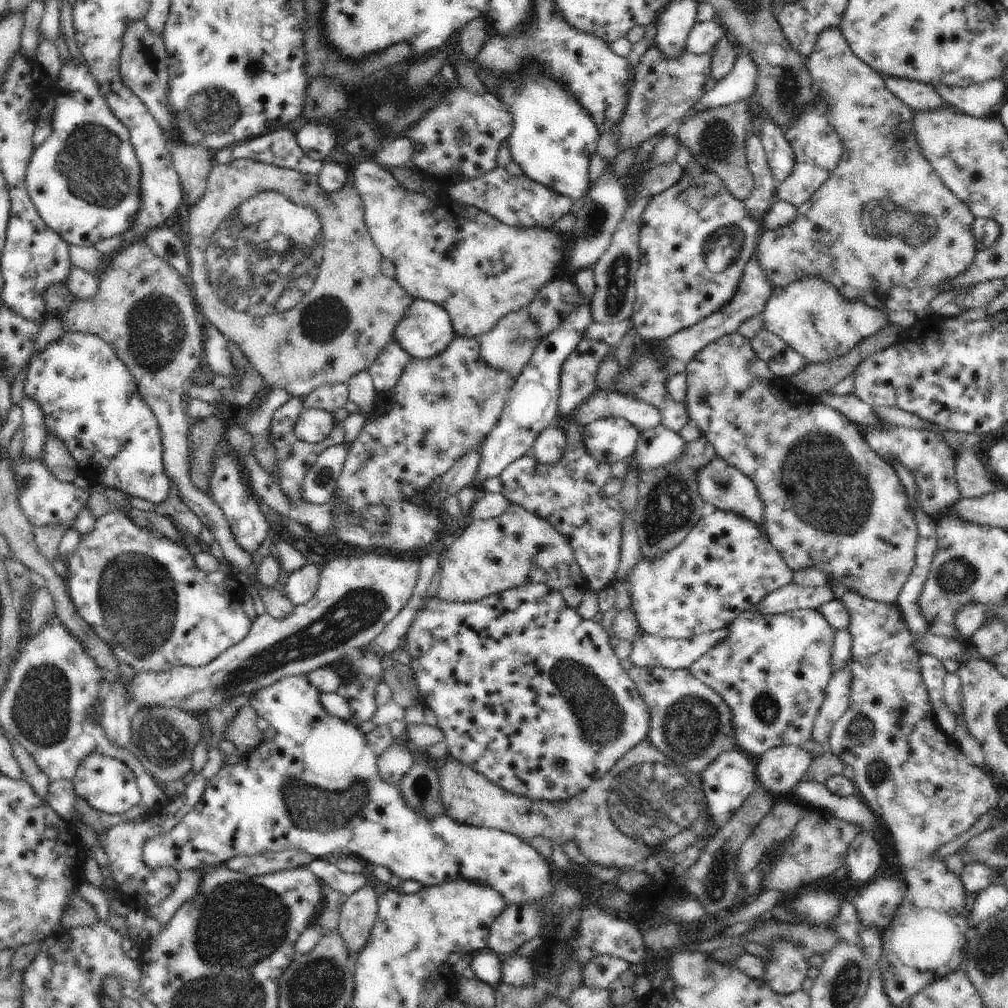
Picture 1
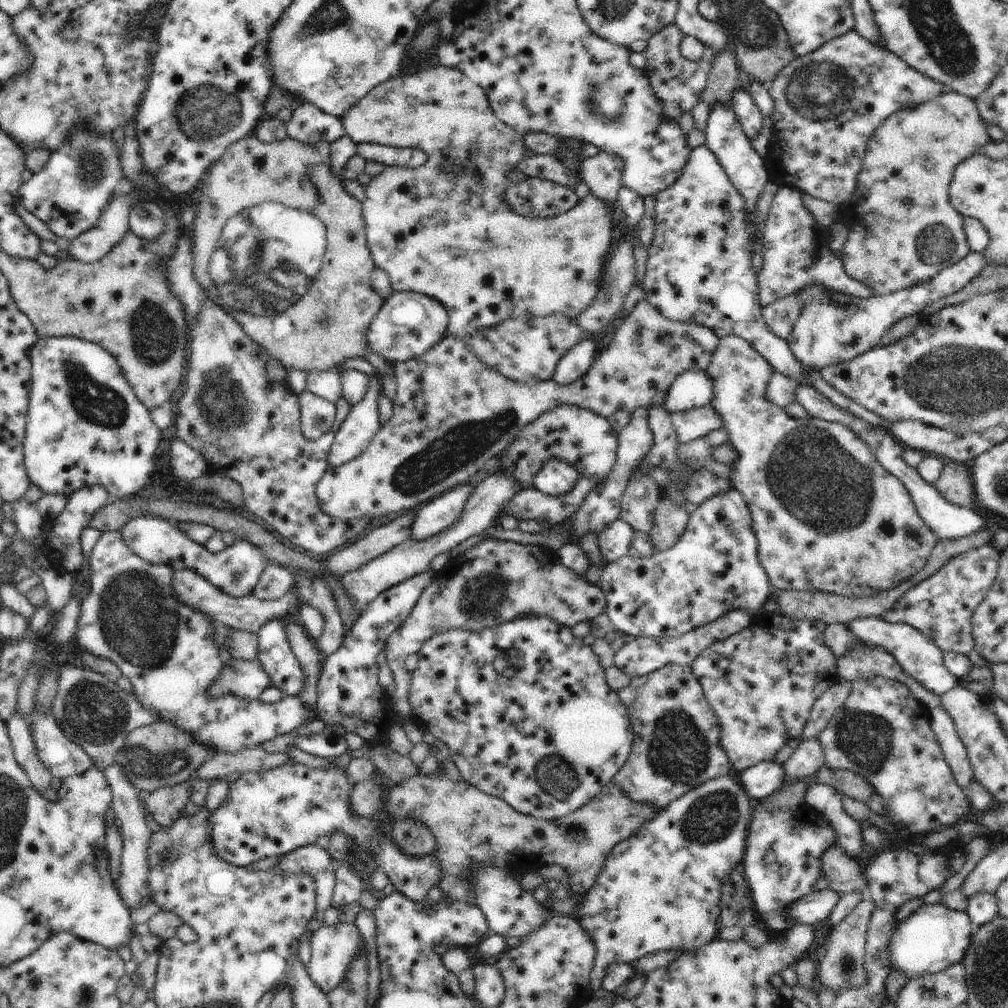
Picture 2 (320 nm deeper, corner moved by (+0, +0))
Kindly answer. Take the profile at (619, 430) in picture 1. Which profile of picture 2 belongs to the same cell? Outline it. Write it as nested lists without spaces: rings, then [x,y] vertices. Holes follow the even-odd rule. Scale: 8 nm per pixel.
[[[563,404],[527,424],[503,450],[498,472],[509,473],[522,489],[532,487],[534,477],[550,459],[568,461],[580,476],[603,481],[617,461],[617,431],[593,410]]]

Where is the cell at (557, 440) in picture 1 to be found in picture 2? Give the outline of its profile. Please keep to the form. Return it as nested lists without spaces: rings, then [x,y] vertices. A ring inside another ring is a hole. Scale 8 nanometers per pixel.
[[[553,458],[538,471],[532,486],[544,494],[557,497],[569,493],[579,477],[579,472],[568,461]]]

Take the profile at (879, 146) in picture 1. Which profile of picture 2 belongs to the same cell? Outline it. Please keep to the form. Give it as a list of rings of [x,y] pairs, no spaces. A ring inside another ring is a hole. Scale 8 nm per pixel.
[[[948,90],[944,94],[926,101],[925,103],[914,106],[914,108],[900,109],[892,116],[889,116],[878,128],[871,139],[867,142],[861,171],[857,176],[856,188],[848,203],[840,205],[842,222],[850,229],[850,234],[845,246],[837,254],[841,257],[844,270],[850,278],[865,284],[874,295],[889,295],[898,292],[900,289],[910,288],[918,283],[925,283],[934,278],[941,270],[956,264],[965,256],[969,255],[970,248],[967,236],[963,227],[964,214],[959,213],[950,202],[949,184],[953,177],[955,168],[970,158],[973,154],[982,151],[982,147],[991,142],[987,124],[981,117],[977,103],[973,98],[960,94],[954,90]]]

